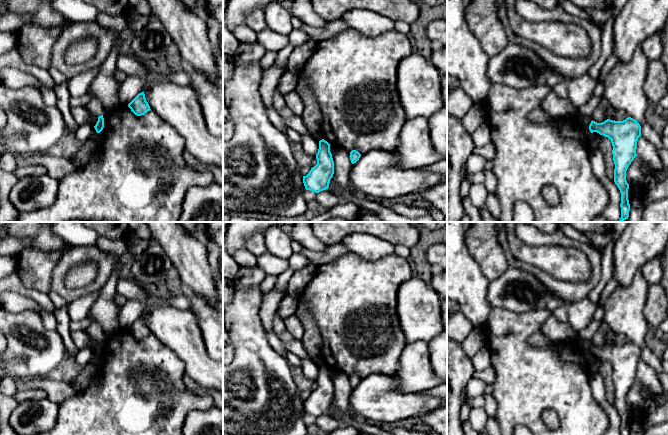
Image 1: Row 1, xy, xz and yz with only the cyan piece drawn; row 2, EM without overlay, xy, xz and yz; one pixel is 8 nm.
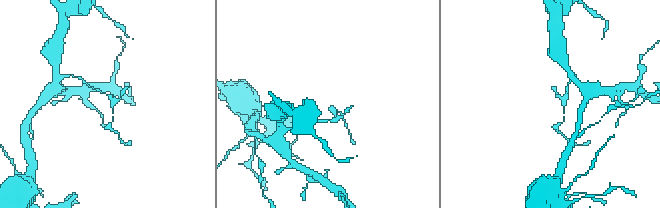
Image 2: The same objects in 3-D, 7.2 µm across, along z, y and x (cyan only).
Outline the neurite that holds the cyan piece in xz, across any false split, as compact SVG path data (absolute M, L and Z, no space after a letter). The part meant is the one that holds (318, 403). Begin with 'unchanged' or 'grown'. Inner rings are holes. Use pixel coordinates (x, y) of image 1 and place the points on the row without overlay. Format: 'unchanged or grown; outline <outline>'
unchanged; outline M324 363L319 365L319 373L316 378L317 388L311 392L303 407L306 414L319 417L328 413L334 398L334 385L330 376L330 368Z

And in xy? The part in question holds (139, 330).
unchanged; outline M144 316L139 317L129 328L128 331L131 335L137 339L141 340L150 335L150 330L146 325Z

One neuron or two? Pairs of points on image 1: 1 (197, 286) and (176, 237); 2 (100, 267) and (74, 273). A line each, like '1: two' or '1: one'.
1: one
2: one

